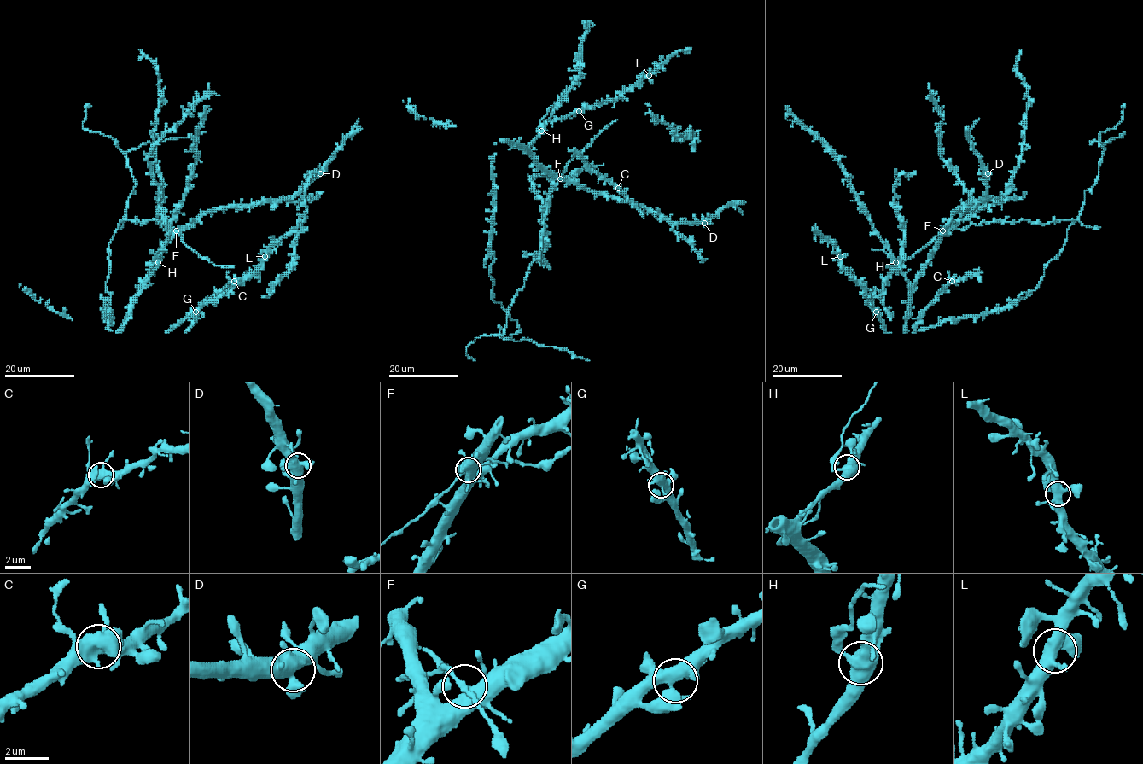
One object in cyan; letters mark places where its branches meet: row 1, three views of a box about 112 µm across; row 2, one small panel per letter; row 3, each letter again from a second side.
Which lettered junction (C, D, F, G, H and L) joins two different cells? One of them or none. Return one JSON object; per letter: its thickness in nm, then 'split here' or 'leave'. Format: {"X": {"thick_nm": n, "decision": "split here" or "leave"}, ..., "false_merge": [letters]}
{"C": {"thick_nm": 500, "decision": "leave"}, "D": {"thick_nm": 500, "decision": "leave"}, "F": {"thick_nm": 400, "decision": "leave"}, "G": {"thick_nm": 480, "decision": "leave"}, "H": {"thick_nm": 500, "decision": "split here"}, "L": {"thick_nm": 480, "decision": "leave"}, "false_merge": ["H"]}

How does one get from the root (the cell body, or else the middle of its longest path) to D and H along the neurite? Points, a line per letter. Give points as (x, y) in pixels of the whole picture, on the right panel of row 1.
D: (947, 227), (943, 230), (962, 207), (986, 196), (988, 173)
H: (947, 227), (934, 247), (923, 272), (912, 283), (895, 263)

